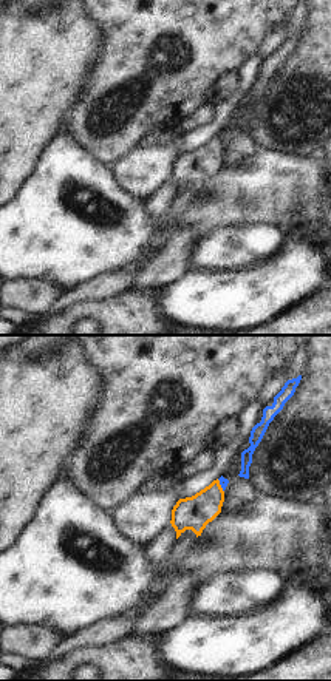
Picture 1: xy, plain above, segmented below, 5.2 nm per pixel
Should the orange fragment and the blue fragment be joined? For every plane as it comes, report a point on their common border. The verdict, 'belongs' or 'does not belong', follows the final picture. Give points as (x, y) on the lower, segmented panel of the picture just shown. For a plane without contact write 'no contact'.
contact (220, 485)

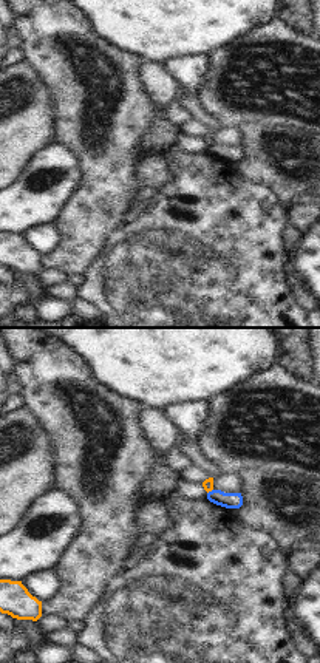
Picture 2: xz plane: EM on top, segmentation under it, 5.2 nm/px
contact (209, 490)

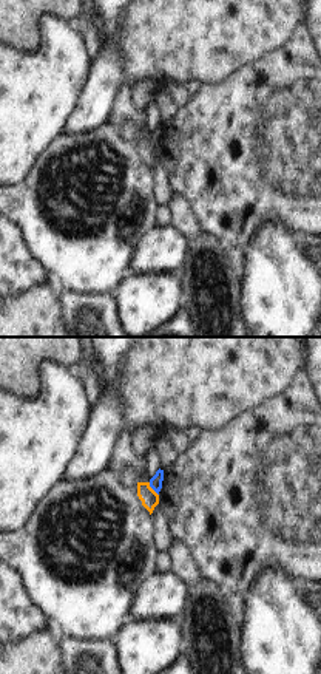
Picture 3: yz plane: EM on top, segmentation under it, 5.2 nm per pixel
contact (152, 489)

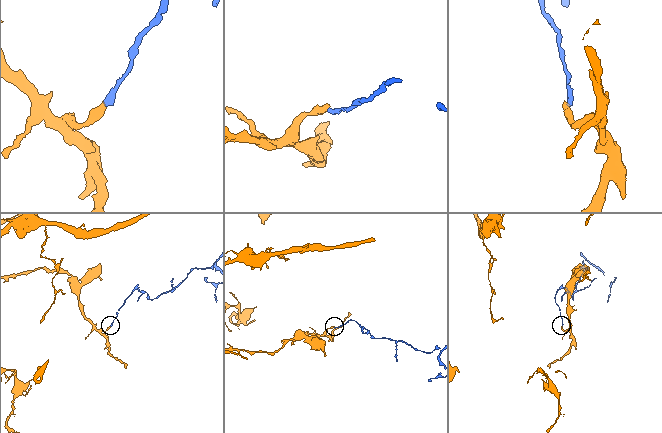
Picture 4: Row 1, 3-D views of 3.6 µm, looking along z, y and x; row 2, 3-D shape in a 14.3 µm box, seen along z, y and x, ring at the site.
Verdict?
does not belong

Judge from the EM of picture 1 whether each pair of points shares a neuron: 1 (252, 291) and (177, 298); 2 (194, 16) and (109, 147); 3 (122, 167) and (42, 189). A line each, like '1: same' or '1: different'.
1: same
2: same
3: different

